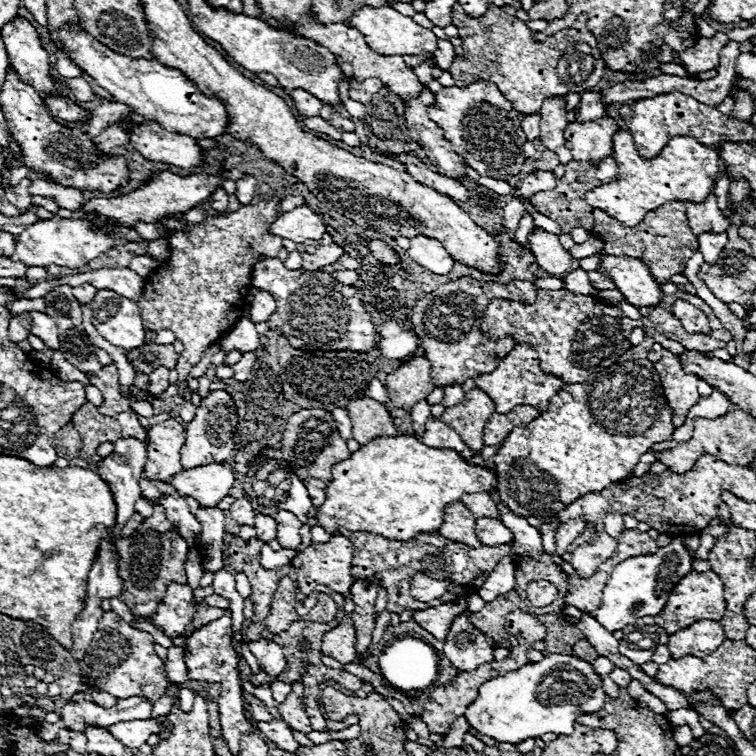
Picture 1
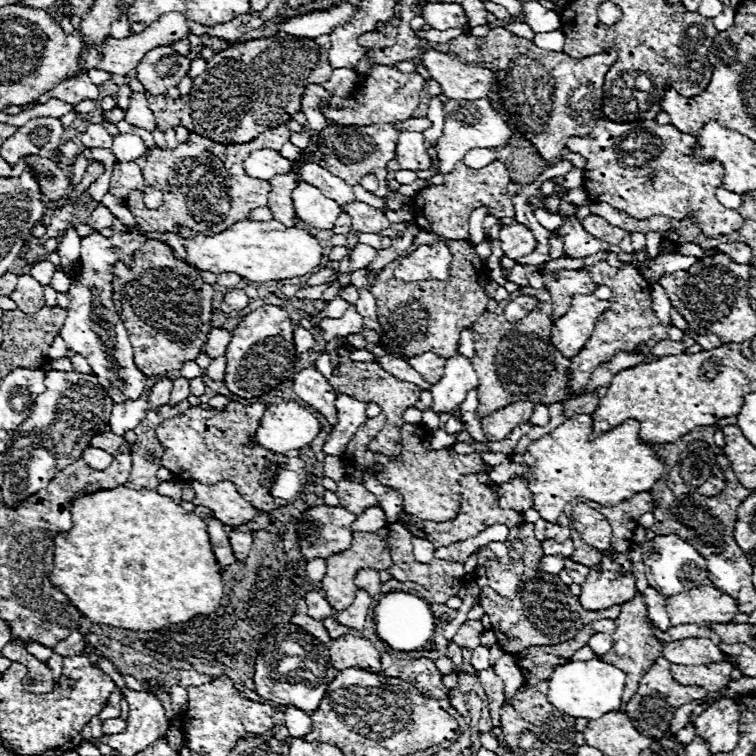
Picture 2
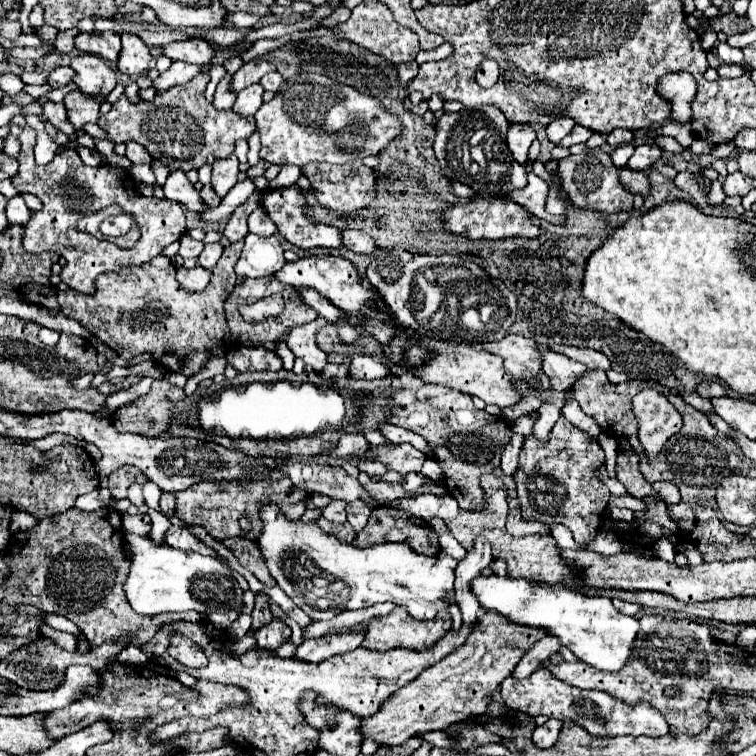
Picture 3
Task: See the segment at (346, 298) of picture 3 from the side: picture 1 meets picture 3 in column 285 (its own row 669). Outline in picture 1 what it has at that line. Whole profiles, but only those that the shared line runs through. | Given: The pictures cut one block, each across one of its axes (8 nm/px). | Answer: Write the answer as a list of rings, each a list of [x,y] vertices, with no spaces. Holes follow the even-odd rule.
[[[256,640],[256,642],[248,642],[250,652],[258,658],[260,666],[270,674],[270,676],[278,676],[284,672],[286,666],[286,658],[284,658],[284,650],[282,646],[270,642],[270,640]]]

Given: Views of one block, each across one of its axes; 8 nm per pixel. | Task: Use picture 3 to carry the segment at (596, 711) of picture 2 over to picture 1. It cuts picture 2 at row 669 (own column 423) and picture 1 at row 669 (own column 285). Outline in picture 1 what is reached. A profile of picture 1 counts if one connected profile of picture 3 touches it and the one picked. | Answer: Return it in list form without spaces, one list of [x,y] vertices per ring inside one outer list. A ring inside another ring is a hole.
[[[550,654],[540,662],[524,664],[514,672],[484,682],[476,700],[466,708],[464,718],[476,732],[496,742],[520,744],[526,738],[538,738],[546,732],[556,736],[572,734],[576,718],[580,714],[598,712],[604,706],[604,698],[606,692],[592,664],[576,656]]]

